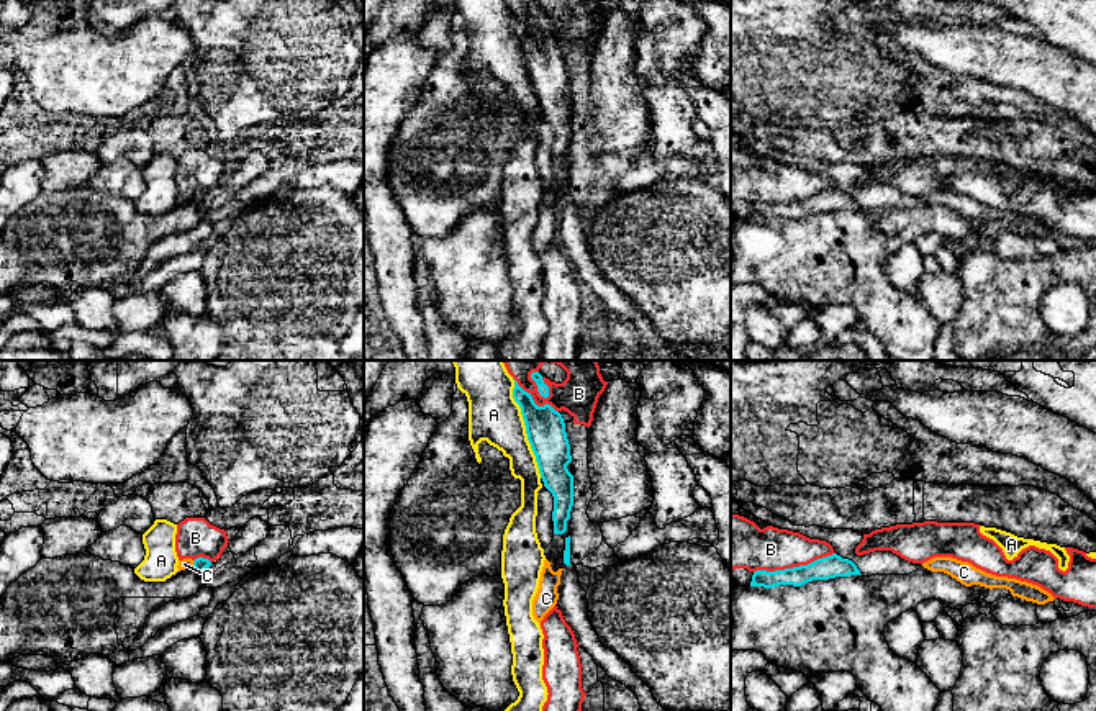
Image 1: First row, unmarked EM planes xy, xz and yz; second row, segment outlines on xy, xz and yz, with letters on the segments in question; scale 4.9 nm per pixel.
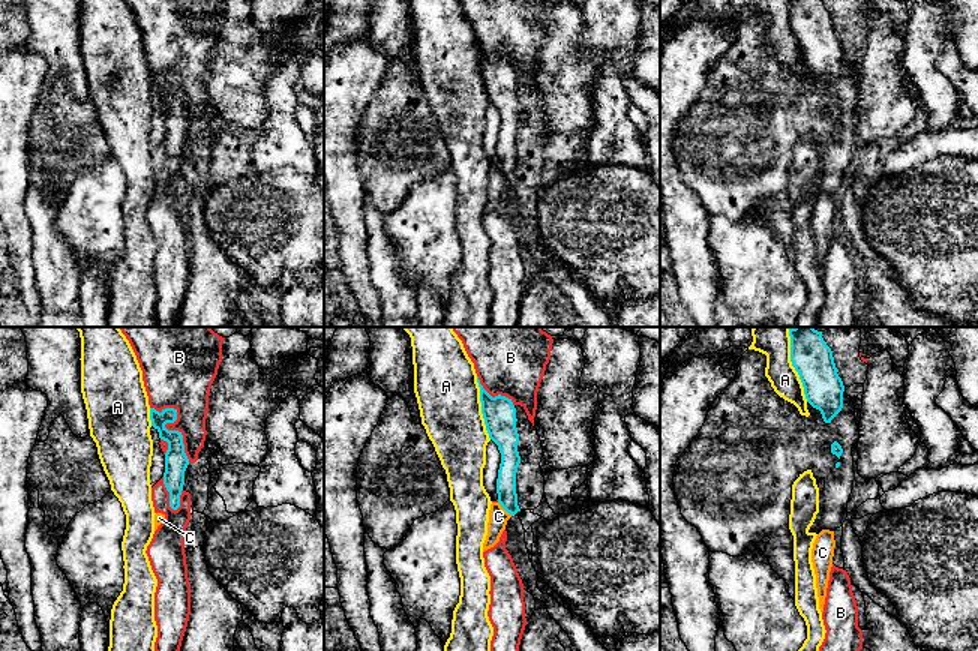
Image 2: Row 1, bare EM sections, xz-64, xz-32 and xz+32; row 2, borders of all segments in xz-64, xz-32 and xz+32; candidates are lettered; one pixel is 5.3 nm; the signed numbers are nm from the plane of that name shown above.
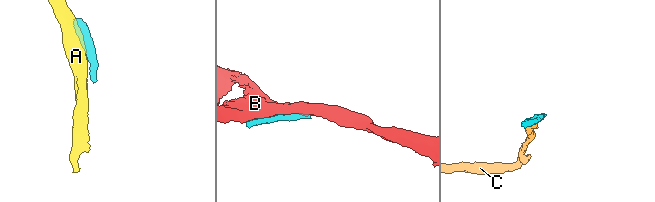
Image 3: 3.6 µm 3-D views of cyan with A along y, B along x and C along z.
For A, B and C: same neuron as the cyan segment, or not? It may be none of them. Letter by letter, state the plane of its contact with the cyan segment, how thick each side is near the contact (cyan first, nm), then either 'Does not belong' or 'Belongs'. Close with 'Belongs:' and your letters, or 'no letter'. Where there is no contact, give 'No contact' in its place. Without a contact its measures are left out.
A: Touches cyan in xz. Thickness 190 nm (cyan) against 260 nm. Does not belong
B: Touches cyan in yz. Thickness 110 nm (cyan) against 220 nm. Does not belong
C: Touches cyan in xy. Thickness 70 nm (cyan) against 50 nm. Belongs
Belongs: C

